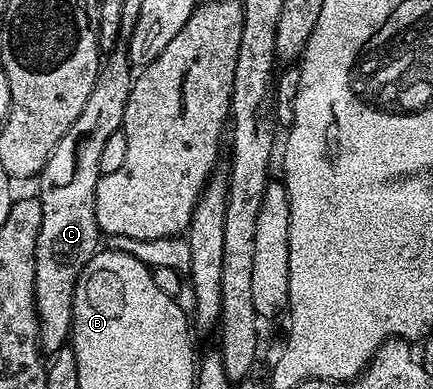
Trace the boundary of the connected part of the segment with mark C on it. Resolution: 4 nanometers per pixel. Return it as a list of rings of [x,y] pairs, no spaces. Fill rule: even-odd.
[[[114,49],[101,63],[95,88],[91,88],[83,112],[63,132],[63,140],[55,144],[55,152],[51,152],[39,175],[41,227],[35,244],[35,304],[41,349],[49,356],[70,341],[77,281],[99,249],[95,220],[95,188],[102,176],[99,160],[111,132],[124,127],[134,77],[128,53]]]

